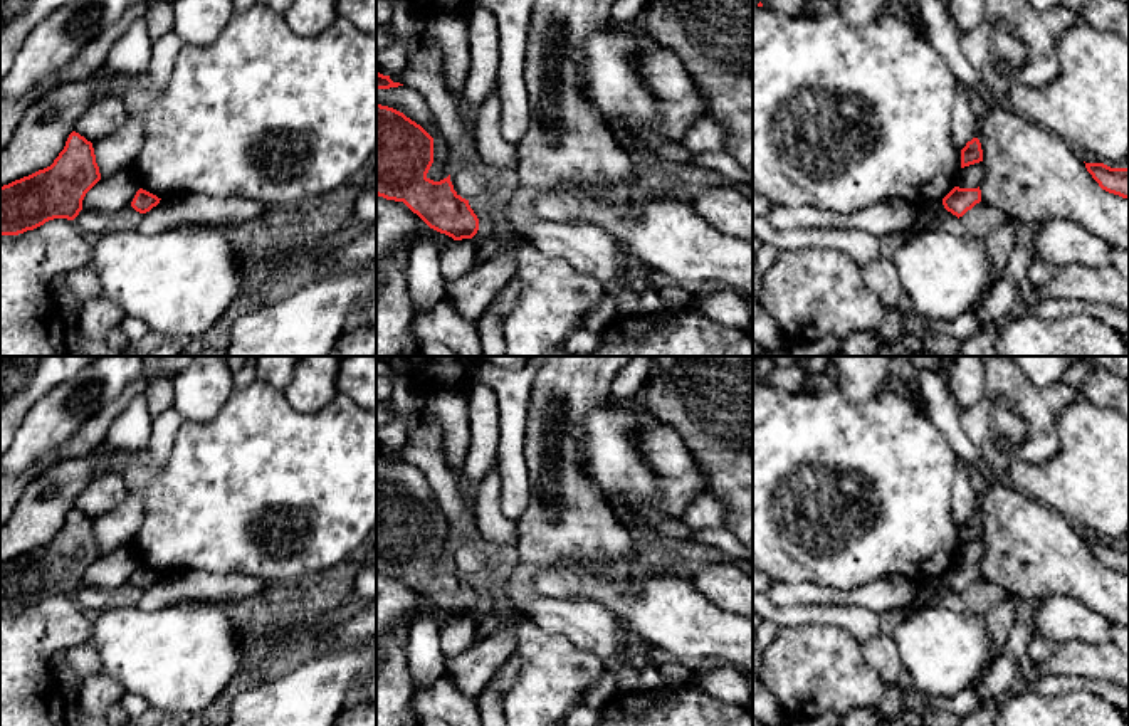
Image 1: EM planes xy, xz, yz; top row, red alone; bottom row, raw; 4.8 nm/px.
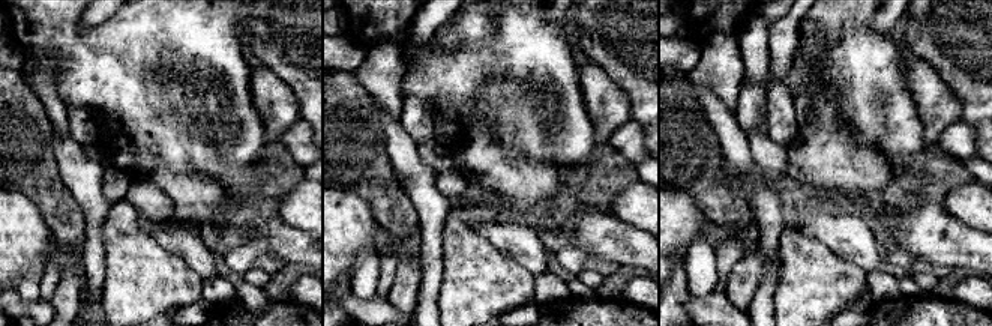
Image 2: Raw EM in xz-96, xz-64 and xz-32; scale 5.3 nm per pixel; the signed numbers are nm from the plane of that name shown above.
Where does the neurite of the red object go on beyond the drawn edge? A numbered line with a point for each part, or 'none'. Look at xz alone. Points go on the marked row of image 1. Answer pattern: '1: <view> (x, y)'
none

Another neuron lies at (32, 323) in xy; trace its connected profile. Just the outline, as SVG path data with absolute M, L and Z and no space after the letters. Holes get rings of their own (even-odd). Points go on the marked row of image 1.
M67 218L49 220L18 235L0 235L0 356L72 356L52 281L84 267L89 257L89 239Z

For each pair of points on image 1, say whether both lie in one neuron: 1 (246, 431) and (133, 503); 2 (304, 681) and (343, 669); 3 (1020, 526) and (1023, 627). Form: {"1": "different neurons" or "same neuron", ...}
{"1": "different neurons", "2": "same neuron", "3": "different neurons"}

